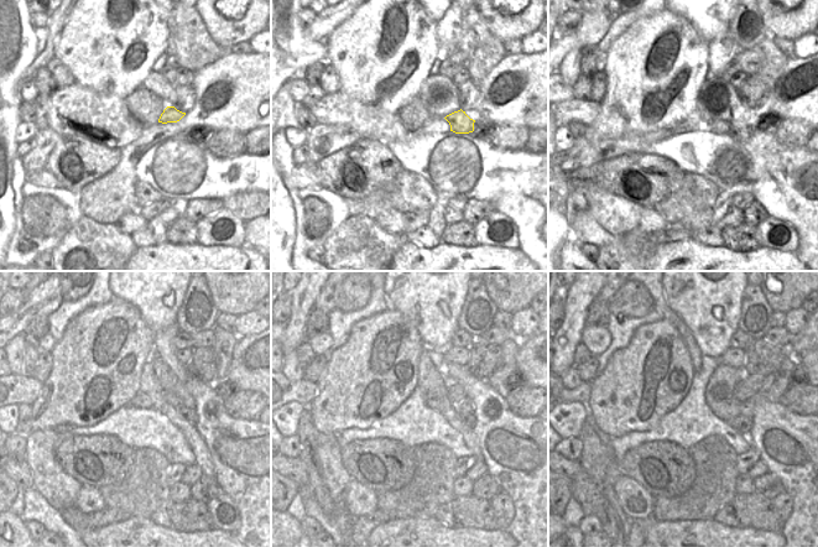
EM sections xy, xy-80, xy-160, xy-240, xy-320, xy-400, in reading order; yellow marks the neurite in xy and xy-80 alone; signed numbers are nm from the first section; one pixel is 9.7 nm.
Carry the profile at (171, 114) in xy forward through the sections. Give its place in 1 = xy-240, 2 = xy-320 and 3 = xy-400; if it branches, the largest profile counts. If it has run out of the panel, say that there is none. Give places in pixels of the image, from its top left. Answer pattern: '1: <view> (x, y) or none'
1: xy-240 (188, 415)
2: xy-320 (467, 418)
3: xy-400 (743, 425)

